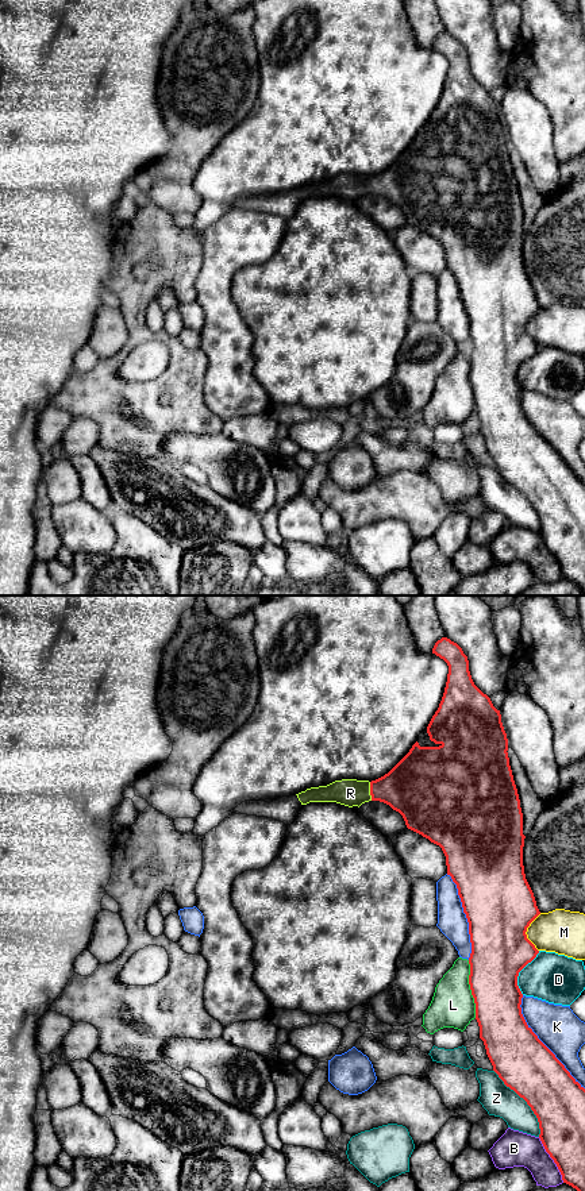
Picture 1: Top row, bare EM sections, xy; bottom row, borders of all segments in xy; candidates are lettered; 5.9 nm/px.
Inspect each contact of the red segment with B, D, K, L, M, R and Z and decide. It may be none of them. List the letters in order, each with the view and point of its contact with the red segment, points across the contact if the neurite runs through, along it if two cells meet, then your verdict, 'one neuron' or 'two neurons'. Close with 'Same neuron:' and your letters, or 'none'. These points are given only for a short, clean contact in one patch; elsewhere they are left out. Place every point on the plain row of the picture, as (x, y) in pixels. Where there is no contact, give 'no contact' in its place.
B: xy (553, 554) | two neurons
D: xy (519, 366) | two neurons
K: xy (542, 438) | two neurons
L: xy (470, 384) | two neurons
M: xy (526, 326) | two neurons
R: xy (370, 187) | across xy (412, 182), (370, 187), (350, 188) | one neuron
Z: xy (526, 496) | two neurons
Same neuron: R

